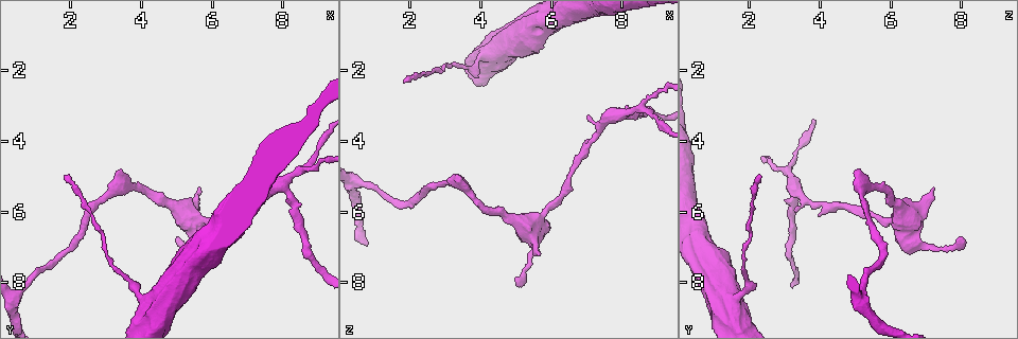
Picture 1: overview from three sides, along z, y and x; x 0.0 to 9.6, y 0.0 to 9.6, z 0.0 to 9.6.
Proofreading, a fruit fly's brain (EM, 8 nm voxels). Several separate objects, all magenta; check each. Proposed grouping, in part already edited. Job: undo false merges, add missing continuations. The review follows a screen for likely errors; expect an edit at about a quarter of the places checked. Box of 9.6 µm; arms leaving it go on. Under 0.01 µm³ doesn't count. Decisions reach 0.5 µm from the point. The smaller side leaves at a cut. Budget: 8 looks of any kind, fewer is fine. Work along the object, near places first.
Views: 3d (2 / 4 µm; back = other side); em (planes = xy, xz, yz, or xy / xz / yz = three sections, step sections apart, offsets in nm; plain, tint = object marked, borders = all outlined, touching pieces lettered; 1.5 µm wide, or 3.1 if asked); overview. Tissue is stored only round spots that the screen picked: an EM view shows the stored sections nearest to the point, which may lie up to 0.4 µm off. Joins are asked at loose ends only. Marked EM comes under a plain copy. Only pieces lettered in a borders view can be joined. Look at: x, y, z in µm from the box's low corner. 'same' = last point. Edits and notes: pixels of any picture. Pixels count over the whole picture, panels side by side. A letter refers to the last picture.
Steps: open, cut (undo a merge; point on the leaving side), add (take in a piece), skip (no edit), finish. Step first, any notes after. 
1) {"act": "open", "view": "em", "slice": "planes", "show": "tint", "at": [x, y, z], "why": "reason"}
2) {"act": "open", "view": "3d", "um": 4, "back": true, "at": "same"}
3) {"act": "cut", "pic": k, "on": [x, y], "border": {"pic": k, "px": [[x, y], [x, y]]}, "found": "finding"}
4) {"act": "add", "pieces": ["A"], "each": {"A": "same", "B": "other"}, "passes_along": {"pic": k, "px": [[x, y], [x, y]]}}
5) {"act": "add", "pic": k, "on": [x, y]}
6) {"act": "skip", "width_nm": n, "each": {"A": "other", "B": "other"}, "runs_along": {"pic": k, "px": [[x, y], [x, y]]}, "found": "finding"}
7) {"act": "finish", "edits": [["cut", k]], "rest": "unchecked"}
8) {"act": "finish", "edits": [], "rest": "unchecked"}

{"act": "open", "view": "em", "slice": "planes", "show": "tint", "at": [5.10, 6.90, 8.10], "why": "branch stops here"}

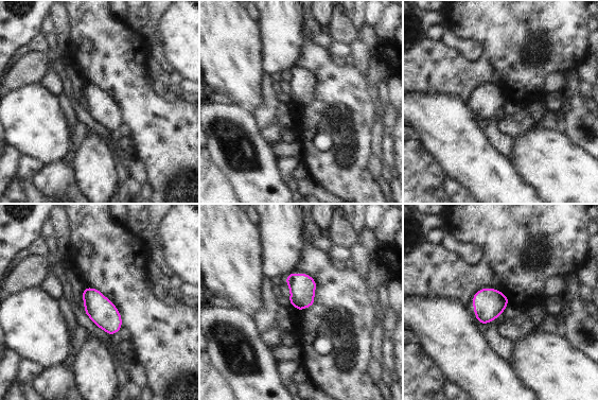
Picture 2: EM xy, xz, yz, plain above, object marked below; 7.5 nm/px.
{"act": "open", "view": "em", "slice": "planes", "show": "borders", "at": "same"}

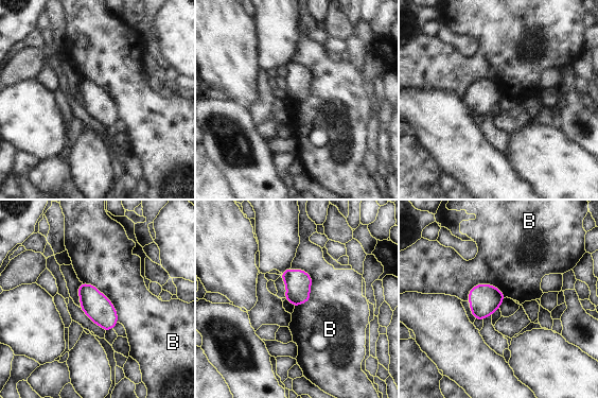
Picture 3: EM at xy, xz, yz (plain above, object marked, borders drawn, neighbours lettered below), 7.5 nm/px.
{"act": "skip", "width_nm": 170, "longest_contact_nm": ["B", 300], "each": {"B": "other"}, "found": "none of them fits"}

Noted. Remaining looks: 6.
{"act": "open", "view": "em", "um": 3.1, "slice": "planes", "show": "borders", "at": [5.65, 5.30, 7.20], "why": "branch stops here"}

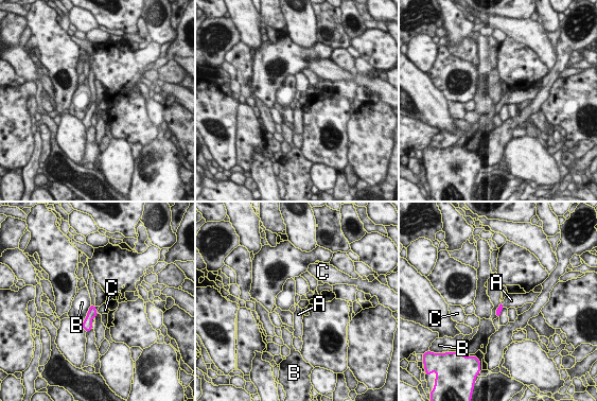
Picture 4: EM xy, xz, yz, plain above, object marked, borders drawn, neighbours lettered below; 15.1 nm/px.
{"act": "add", "pieces": ["A"], "each": {"A": "same", "B": "other", "C": "other"}, "passes_along": {"pic": 4, "px": [[498, 310], [502, 306], [511, 300]]}, "found": "it goes on there"}

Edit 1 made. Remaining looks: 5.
{"act": "open", "view": "overview"}

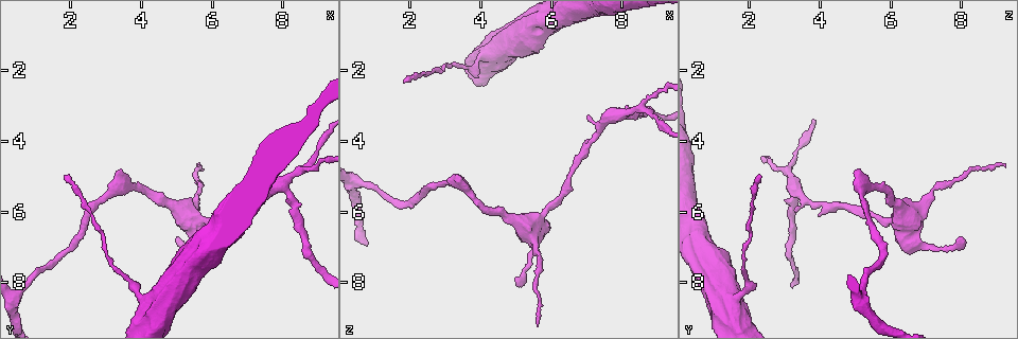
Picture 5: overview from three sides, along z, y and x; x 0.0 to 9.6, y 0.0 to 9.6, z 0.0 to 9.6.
{"act": "open", "view": "em", "slice": "planes", "show": "tint", "at": [9.00, 4.20, 3.40], "why": "a narrow waist"}

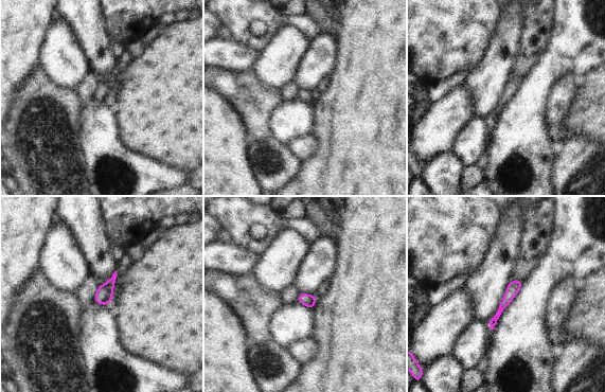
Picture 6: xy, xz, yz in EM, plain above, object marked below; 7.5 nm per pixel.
{"act": "open", "view": "em", "slice": "planes", "show": "borders", "at": "same", "why": "see the neighbours"}

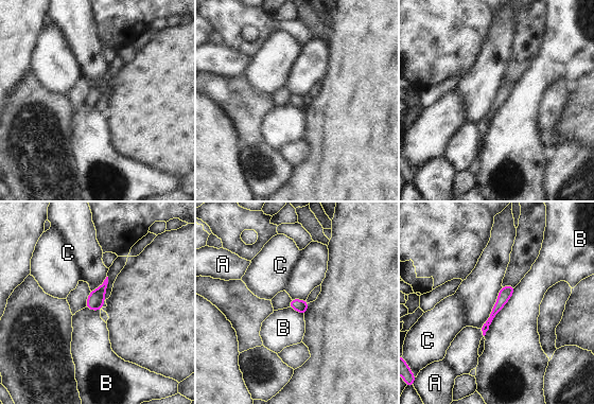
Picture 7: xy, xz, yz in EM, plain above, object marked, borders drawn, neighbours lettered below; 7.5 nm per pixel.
{"act": "skip", "width_nm": 100, "each": {"A": "other", "B": "other", "C": "other"}, "border": {"pic": 7, "px": [[502, 286], [490, 315], [481, 328]]}, "found": "continuous, no second cell"}

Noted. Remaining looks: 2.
{"act": "finish", "edits": [["add", 4]], "rest": "unchecked"}

